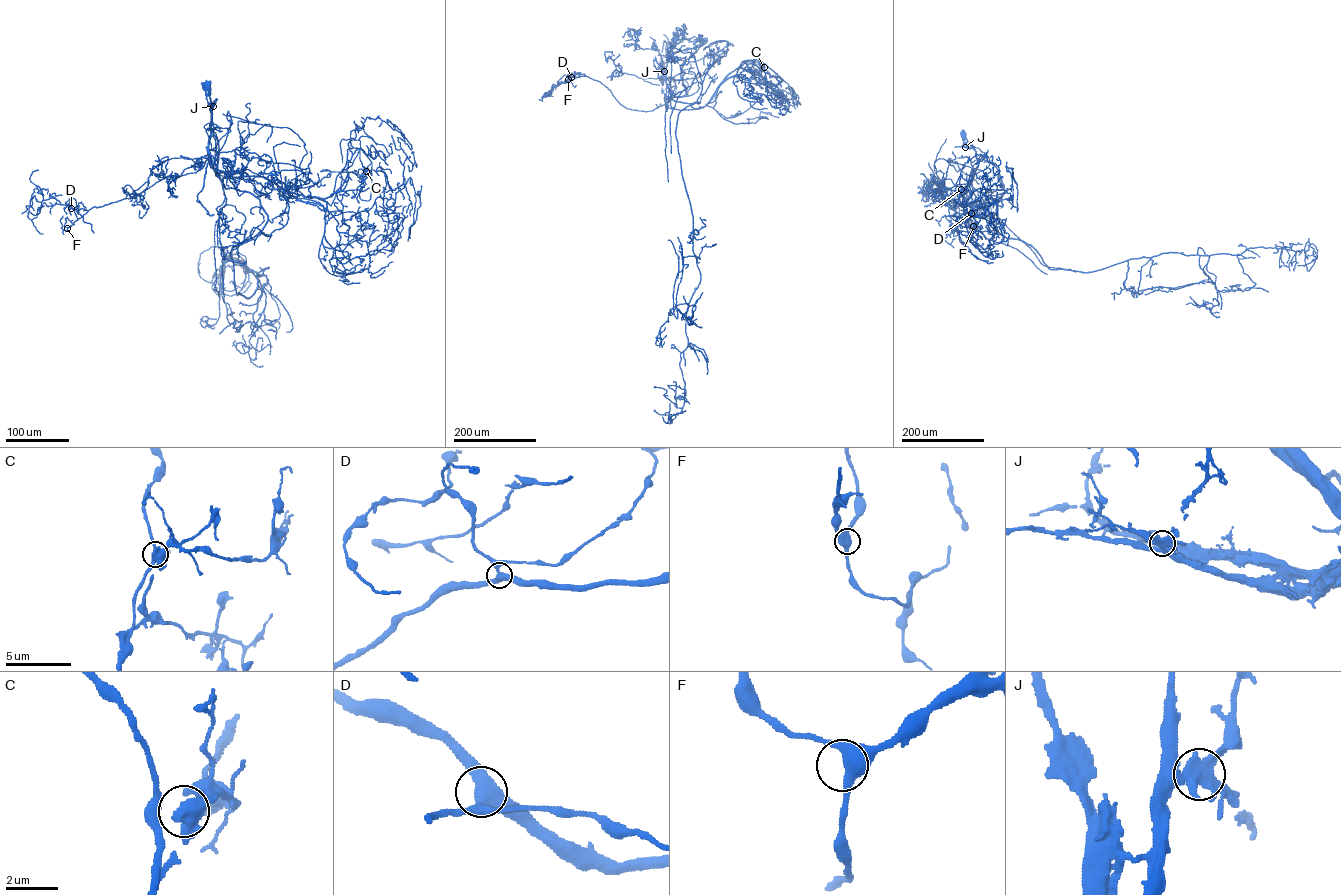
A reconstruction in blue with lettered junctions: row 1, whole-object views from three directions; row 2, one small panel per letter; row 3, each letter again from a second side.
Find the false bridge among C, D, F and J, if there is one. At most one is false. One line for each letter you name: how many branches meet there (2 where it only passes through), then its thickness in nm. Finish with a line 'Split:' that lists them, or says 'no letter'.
Split: no letter

